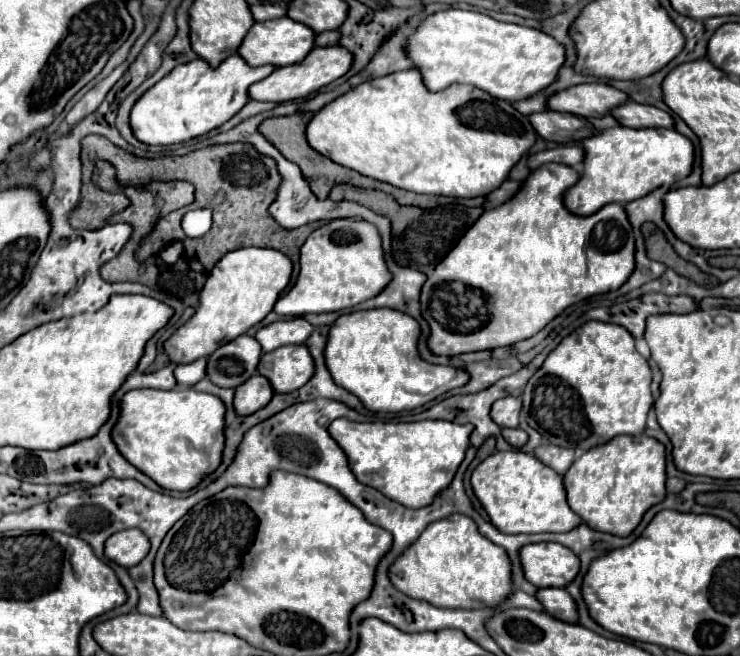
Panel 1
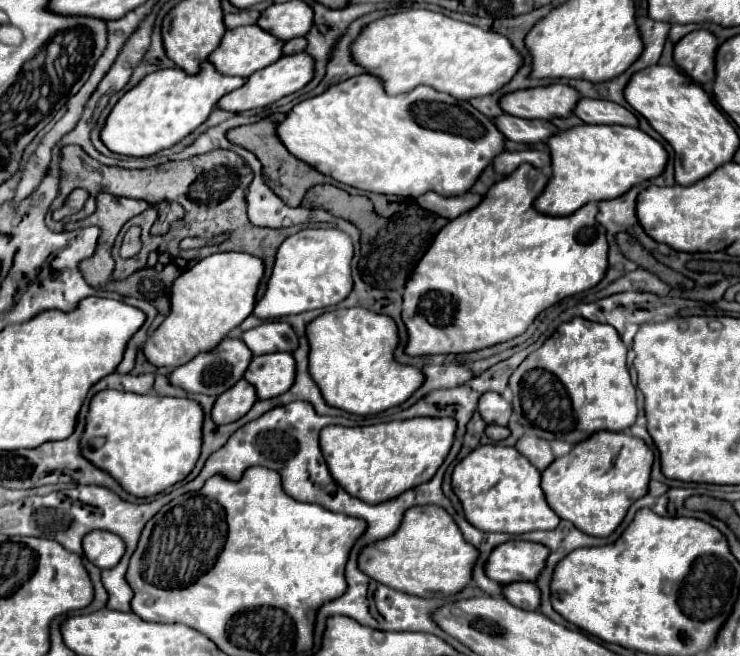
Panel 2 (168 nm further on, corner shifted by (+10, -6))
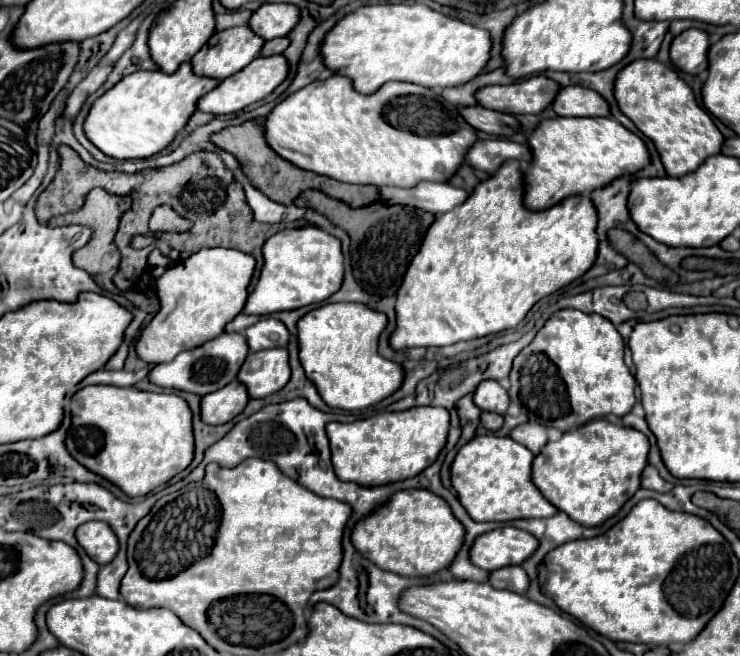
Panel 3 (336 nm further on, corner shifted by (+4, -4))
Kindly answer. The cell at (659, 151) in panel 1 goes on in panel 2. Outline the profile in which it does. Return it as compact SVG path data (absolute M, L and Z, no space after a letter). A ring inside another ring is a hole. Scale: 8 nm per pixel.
M575 125L547 141L553 175L533 207L545 215L571 215L589 201L605 201L627 193L633 185L663 173L667 151L659 141L623 125Z

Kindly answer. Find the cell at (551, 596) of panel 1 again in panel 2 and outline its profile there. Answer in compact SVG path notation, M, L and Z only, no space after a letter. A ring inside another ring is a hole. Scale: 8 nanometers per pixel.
M515 581L503 587L503 595L511 605L517 605L521 609L539 609L541 593L535 583L531 581Z

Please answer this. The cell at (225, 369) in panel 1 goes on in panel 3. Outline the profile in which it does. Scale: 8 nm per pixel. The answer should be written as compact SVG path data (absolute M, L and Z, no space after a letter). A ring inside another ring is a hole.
M223 333L217 339L211 339L209 343L201 345L197 349L179 353L169 363L155 365L149 373L149 381L159 387L173 387L179 391L207 395L207 393L223 389L227 383L237 379L239 367L243 365L243 359L247 359L247 353L249 353L247 339L243 339L241 333Z

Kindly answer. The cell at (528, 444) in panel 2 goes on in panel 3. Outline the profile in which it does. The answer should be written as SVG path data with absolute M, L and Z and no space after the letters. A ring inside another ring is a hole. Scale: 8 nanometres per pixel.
M523 423L511 431L511 439L525 445L529 451L539 455L539 451L547 445L547 431L539 423Z

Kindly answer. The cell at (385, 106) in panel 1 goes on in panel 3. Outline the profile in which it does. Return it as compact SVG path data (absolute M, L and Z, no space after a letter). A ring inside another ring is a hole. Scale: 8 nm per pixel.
M333 75L281 101L267 115L265 137L271 149L301 169L355 185L407 189L421 181L449 181L465 163L467 151L477 141L477 131L463 119L461 109L441 95L431 93L427 87L415 83L385 83L379 91L363 95L355 91L351 79Z

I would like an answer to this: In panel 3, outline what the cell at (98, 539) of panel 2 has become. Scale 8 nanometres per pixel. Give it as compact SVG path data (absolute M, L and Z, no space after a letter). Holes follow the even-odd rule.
M89 521L77 529L77 541L87 551L87 555L99 563L107 565L115 559L119 551L119 539L113 529L103 521Z

